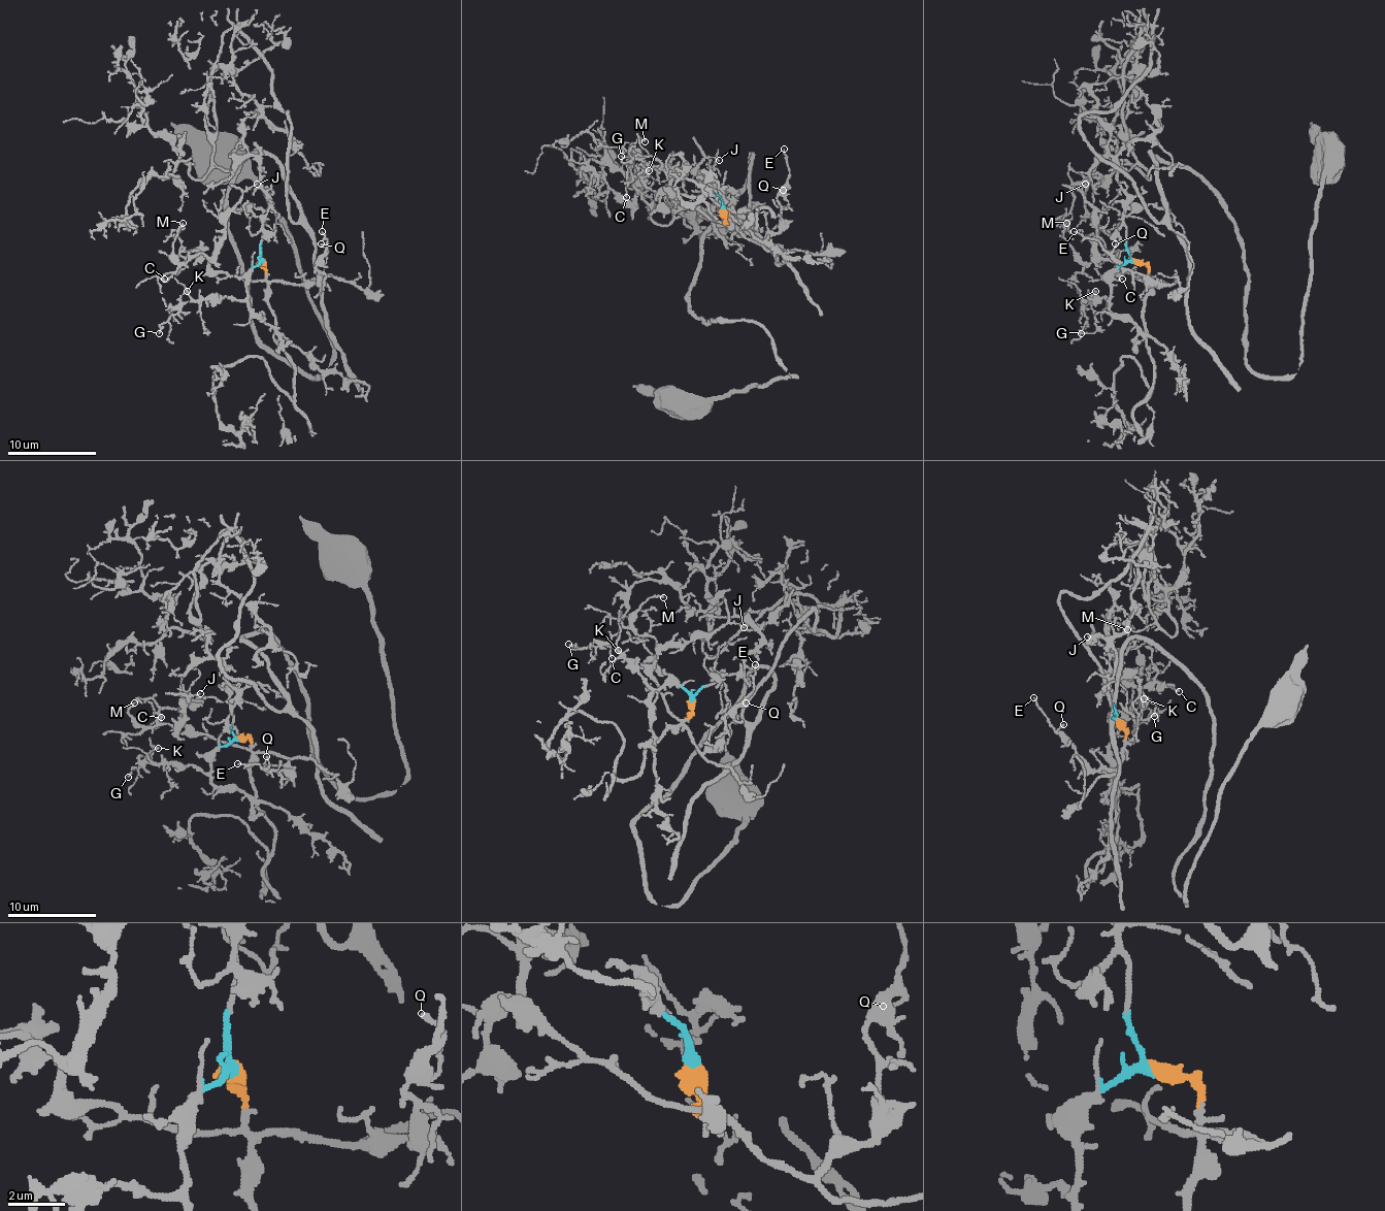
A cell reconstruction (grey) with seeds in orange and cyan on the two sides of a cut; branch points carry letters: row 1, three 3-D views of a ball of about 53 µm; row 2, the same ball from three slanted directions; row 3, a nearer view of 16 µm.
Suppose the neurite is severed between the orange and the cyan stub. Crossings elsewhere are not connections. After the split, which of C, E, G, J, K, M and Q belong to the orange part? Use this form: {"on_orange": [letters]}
{"on_orange": ["C", "E", "J", "M", "Q"]}

